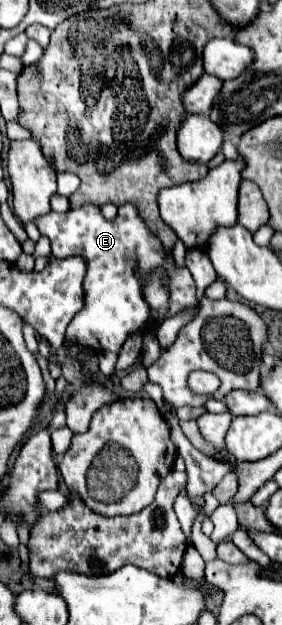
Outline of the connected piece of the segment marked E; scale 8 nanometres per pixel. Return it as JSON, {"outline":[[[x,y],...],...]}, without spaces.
{"outline":[[[83,205],[79,209],[69,209],[67,213],[49,213],[37,219],[37,227],[43,235],[47,235],[51,239],[51,249],[53,255],[63,259],[63,257],[71,257],[71,255],[81,255],[87,259],[89,269],[87,269],[87,277],[85,277],[85,307],[73,317],[73,321],[67,327],[67,335],[65,335],[65,351],[69,355],[69,347],[73,343],[79,345],[87,345],[93,351],[113,351],[119,353],[125,339],[133,333],[133,331],[143,331],[147,321],[149,321],[149,305],[143,299],[141,293],[141,279],[145,275],[149,275],[155,267],[165,267],[169,273],[169,317],[179,313],[185,307],[193,307],[197,305],[197,297],[195,297],[195,281],[189,273],[189,269],[177,269],[173,263],[173,257],[165,253],[165,247],[159,243],[157,237],[153,237],[153,233],[149,233],[149,229],[145,227],[143,219],[139,217],[137,209],[133,205],[121,205],[117,219],[115,221],[107,221],[97,205]]]}

